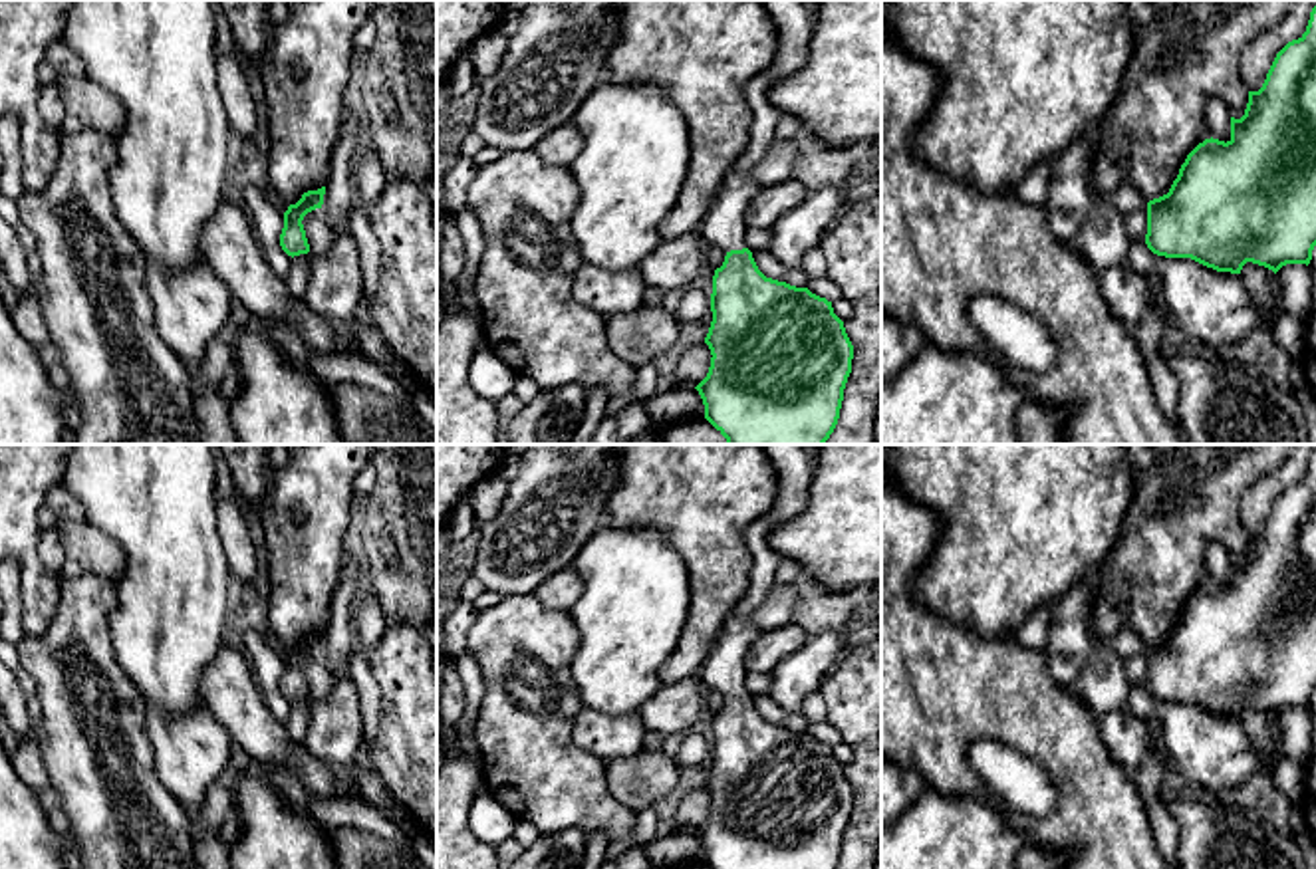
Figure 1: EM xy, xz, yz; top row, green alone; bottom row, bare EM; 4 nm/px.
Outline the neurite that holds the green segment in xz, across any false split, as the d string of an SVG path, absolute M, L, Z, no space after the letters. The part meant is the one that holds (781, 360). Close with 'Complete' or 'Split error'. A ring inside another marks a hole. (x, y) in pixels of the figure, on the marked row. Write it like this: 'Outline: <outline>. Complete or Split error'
Outline: M802 0L760 2L776 24L778 50L772 63L744 85L744 97L752 109L748 143L699 226L705 242L719 246L726 256L713 276L713 321L705 337L713 355L711 367L707 377L695 389L703 399L705 419L726 438L726 444L824 444L840 419L844 389L852 373L854 345L846 333L844 321L834 313L832 302L812 294L808 288L796 288L766 278L758 270L752 252L746 248L748 228L744 224L746 208L760 190L760 185L752 179L752 169L764 159L768 147L774 143L776 125L784 115L784 111L768 99L768 91L772 85L804 67L816 16L810 14Z. Split error

